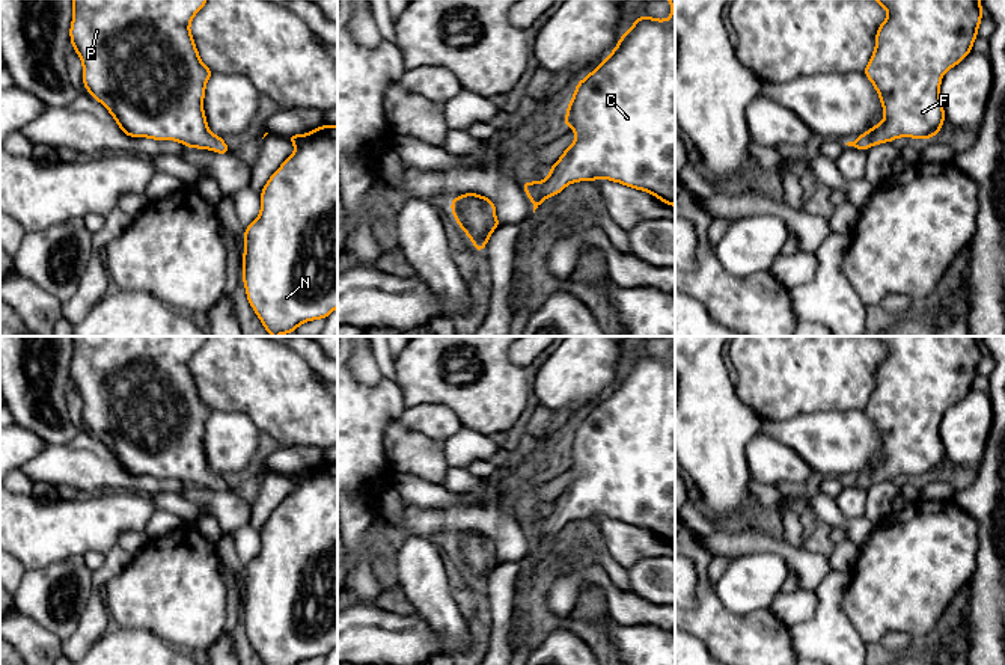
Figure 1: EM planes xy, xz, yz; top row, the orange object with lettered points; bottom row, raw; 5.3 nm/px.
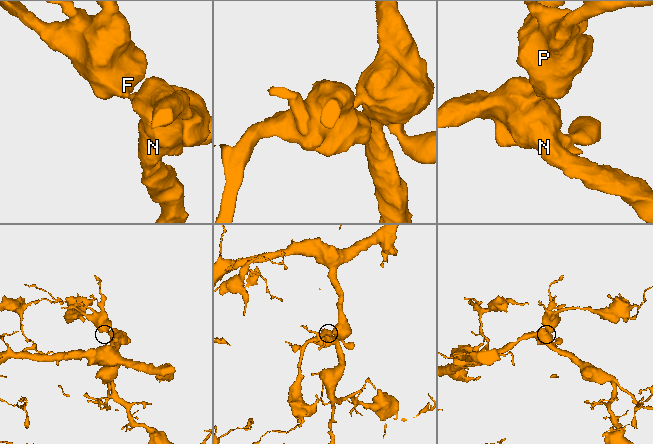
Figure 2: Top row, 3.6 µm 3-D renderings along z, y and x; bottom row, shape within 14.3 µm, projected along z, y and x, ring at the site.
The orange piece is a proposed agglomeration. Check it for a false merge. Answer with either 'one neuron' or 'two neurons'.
one neuron

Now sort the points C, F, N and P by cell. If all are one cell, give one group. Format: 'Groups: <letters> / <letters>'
Groups: C F N P

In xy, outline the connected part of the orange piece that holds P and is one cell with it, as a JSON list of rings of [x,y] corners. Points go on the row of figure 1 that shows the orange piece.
[[[72,0],[69,36],[83,63],[83,84],[130,137],[176,140],[187,148],[229,154],[223,137],[208,130],[203,97],[211,71],[202,63],[190,23],[208,0]]]

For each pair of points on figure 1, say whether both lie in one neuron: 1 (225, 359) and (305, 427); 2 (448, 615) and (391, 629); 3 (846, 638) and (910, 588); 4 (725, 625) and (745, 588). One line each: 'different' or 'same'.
1: same
2: different
3: different
4: different

